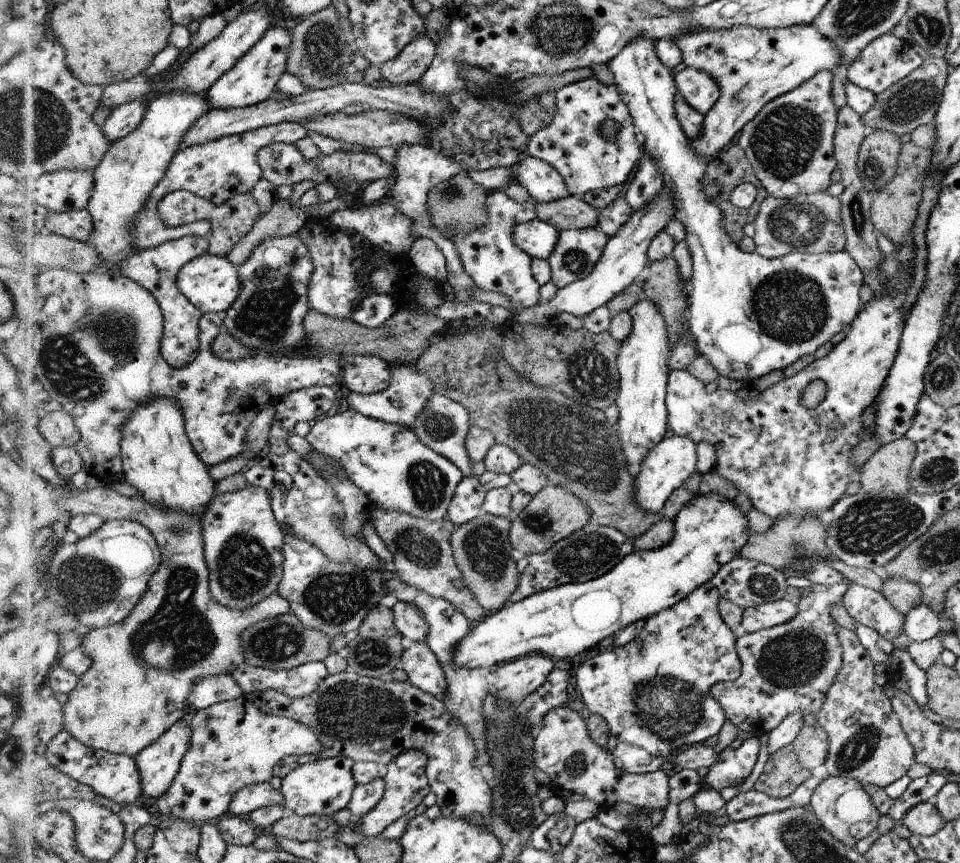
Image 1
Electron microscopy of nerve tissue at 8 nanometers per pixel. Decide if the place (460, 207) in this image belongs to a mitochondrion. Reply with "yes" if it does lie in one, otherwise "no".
yes

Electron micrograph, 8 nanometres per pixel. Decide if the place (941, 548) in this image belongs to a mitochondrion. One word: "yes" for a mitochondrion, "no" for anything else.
yes

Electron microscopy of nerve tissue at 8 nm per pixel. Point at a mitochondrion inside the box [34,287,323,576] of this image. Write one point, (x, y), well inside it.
(112, 331)

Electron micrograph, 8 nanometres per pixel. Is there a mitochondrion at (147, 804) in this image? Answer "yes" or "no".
no

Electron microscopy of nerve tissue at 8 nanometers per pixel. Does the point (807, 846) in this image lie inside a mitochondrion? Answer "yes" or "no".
yes

